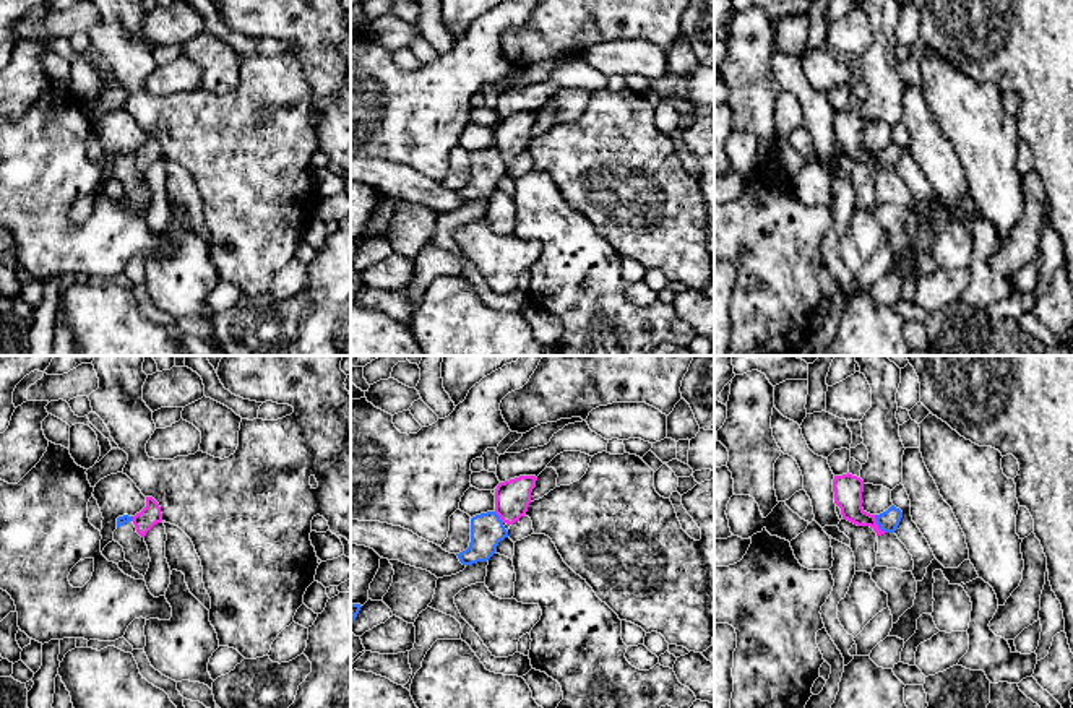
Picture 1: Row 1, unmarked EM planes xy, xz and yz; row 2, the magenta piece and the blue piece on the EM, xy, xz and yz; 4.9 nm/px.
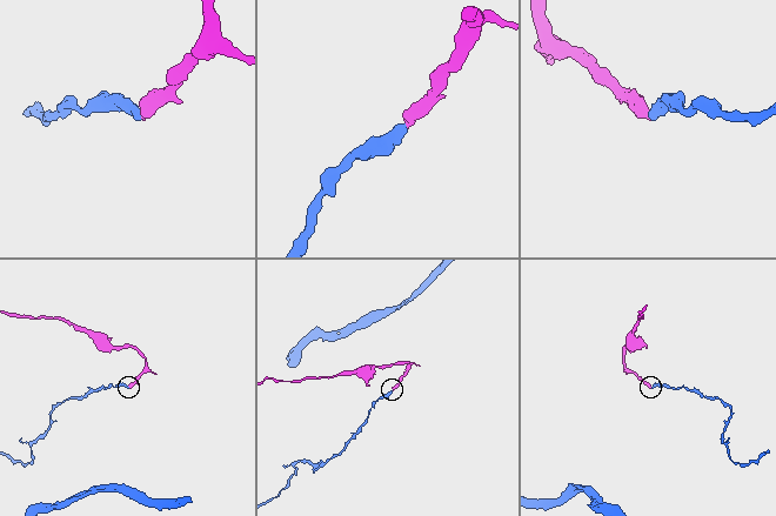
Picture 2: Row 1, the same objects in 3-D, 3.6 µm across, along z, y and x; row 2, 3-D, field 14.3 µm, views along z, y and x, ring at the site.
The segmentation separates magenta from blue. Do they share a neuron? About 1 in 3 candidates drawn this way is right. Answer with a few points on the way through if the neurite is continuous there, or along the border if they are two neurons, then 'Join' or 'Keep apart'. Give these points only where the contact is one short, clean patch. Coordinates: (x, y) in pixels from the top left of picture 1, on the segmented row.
Boundary: yz (874, 515), (879, 526), (885, 531). Keep apart

